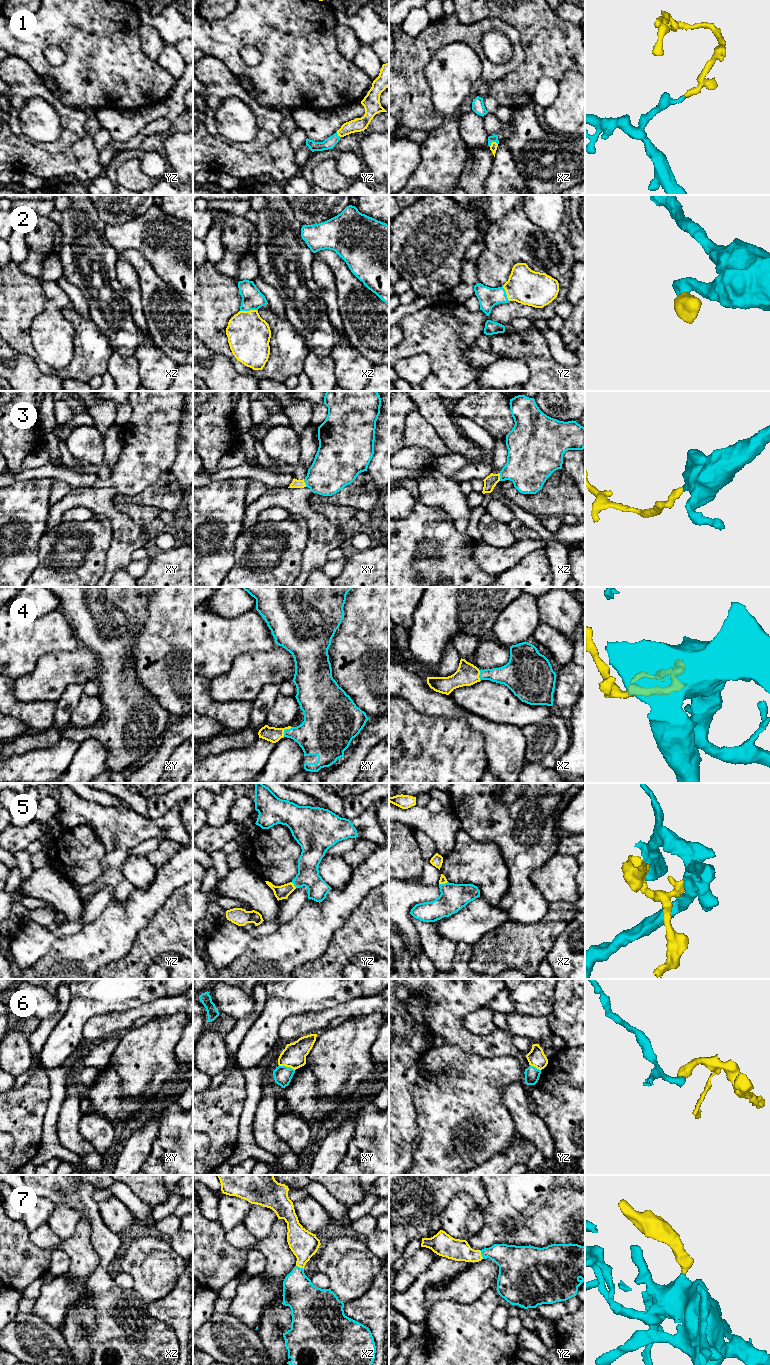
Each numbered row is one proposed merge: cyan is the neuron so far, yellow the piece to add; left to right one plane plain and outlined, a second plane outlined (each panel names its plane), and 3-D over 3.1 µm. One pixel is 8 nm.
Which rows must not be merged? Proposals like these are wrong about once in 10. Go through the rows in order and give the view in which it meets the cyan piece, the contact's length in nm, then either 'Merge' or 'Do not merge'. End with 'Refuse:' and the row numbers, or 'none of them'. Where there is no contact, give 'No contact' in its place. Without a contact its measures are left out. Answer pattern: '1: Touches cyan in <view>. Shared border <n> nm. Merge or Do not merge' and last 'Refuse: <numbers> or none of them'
1: Touches cyan in xz. Shared border 80 nm. Merge
2: Touches cyan in xz. Shared border 140 nm. Merge
3: Touches cyan in xy. Shared border 70 nm. Merge
4: Touches cyan in xy. Shared border 110 nm. Merge
5: Touches cyan in yz. Shared border 60 nm. Merge
6: Touches cyan in xy. Shared border 130 nm. Do not merge
7: Touches cyan in yz. Shared border 80 nm. Merge
Refuse: 6

